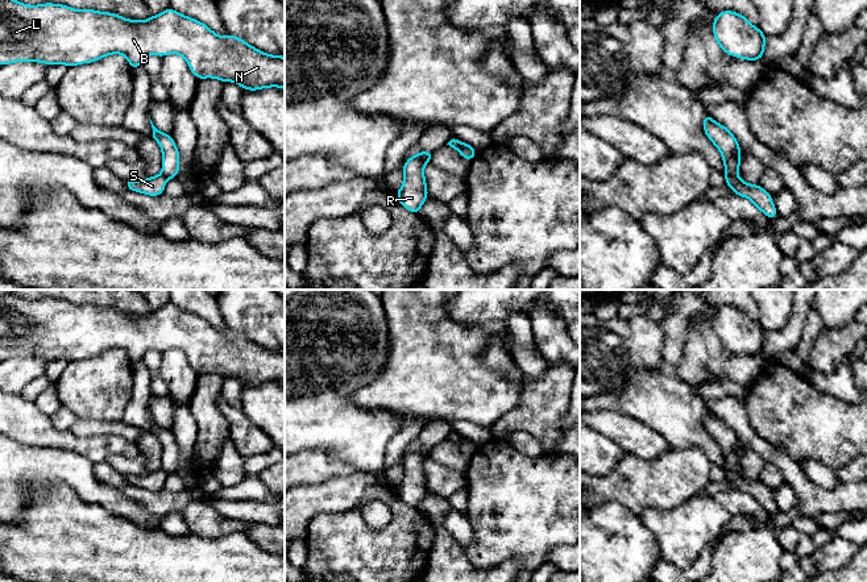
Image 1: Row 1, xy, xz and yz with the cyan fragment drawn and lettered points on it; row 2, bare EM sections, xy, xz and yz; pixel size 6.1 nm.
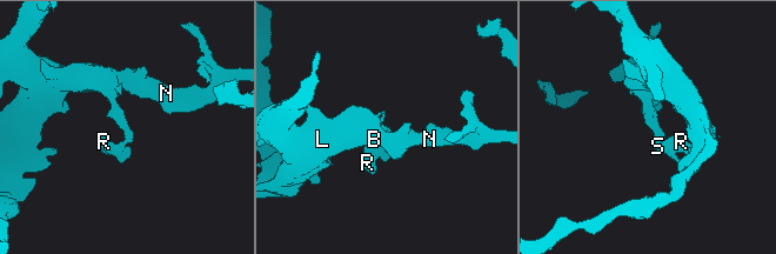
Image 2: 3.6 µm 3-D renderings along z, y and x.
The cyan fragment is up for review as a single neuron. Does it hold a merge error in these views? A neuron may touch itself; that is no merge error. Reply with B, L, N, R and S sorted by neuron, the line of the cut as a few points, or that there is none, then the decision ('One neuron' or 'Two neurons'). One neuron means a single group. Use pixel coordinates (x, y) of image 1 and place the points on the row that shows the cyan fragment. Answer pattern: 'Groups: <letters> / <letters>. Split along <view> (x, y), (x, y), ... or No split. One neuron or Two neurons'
Groups: B L N / R S. Split along yz (726, 174), (737, 177). Two neurons

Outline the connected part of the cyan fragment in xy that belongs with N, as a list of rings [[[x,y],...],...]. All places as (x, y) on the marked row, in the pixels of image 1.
[[[0,0],[0,66],[13,62],[42,62],[47,66],[63,63],[71,67],[99,61],[109,54],[123,54],[134,70],[150,54],[165,57],[173,53],[187,61],[198,80],[215,78],[224,83],[235,82],[242,90],[250,91],[269,87],[285,88],[285,57],[265,54],[231,33],[220,37],[206,24],[183,16],[171,8],[145,21],[137,21],[94,9],[78,11],[62,4],[26,5],[14,0]]]

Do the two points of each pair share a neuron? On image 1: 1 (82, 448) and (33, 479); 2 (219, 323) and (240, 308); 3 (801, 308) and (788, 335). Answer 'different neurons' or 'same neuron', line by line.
1: different neurons
2: different neurons
3: same neuron

